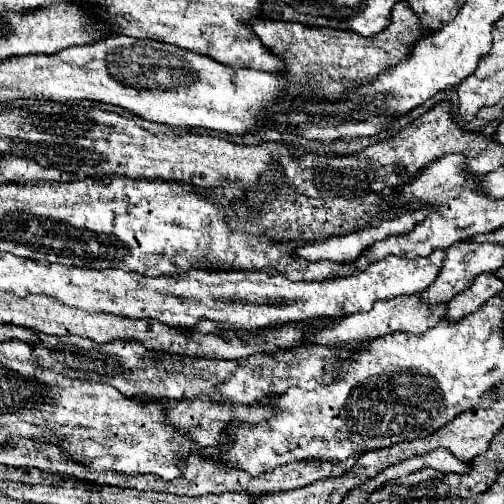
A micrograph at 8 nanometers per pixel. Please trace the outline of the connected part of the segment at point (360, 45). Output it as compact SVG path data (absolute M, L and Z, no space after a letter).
M399 1L393 7L391 13L391 25L373 35L363 37L357 33L341 31L341 29L329 29L329 27L309 27L303 23L289 23L289 21L273 21L273 19L255 19L251 23L253 31L259 35L259 39L273 49L281 59L285 59L289 83L313 83L313 87L321 87L325 95L341 95L345 87L353 87L357 83L367 83L377 75L377 71L383 71L387 65L397 63L397 59L405 57L405 51L421 37L421 23L413 11L409 11L409 5L405 1Z

